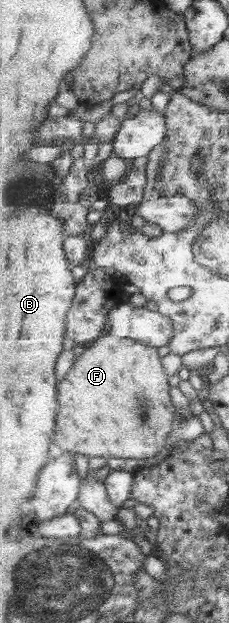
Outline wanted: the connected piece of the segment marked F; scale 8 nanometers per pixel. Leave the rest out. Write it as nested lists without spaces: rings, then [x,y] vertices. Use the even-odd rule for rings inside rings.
[[[109,332],[101,335],[96,341],[84,348],[71,369],[71,374],[61,382],[61,418],[57,418],[57,428],[54,443],[62,450],[69,450],[69,453],[81,454],[85,457],[101,458],[153,458],[157,456],[163,446],[167,444],[167,438],[173,430],[177,430],[179,420],[178,411],[173,406],[173,386],[169,386],[169,374],[164,368],[164,357],[159,354],[159,347],[142,343],[132,338],[115,336]]]

